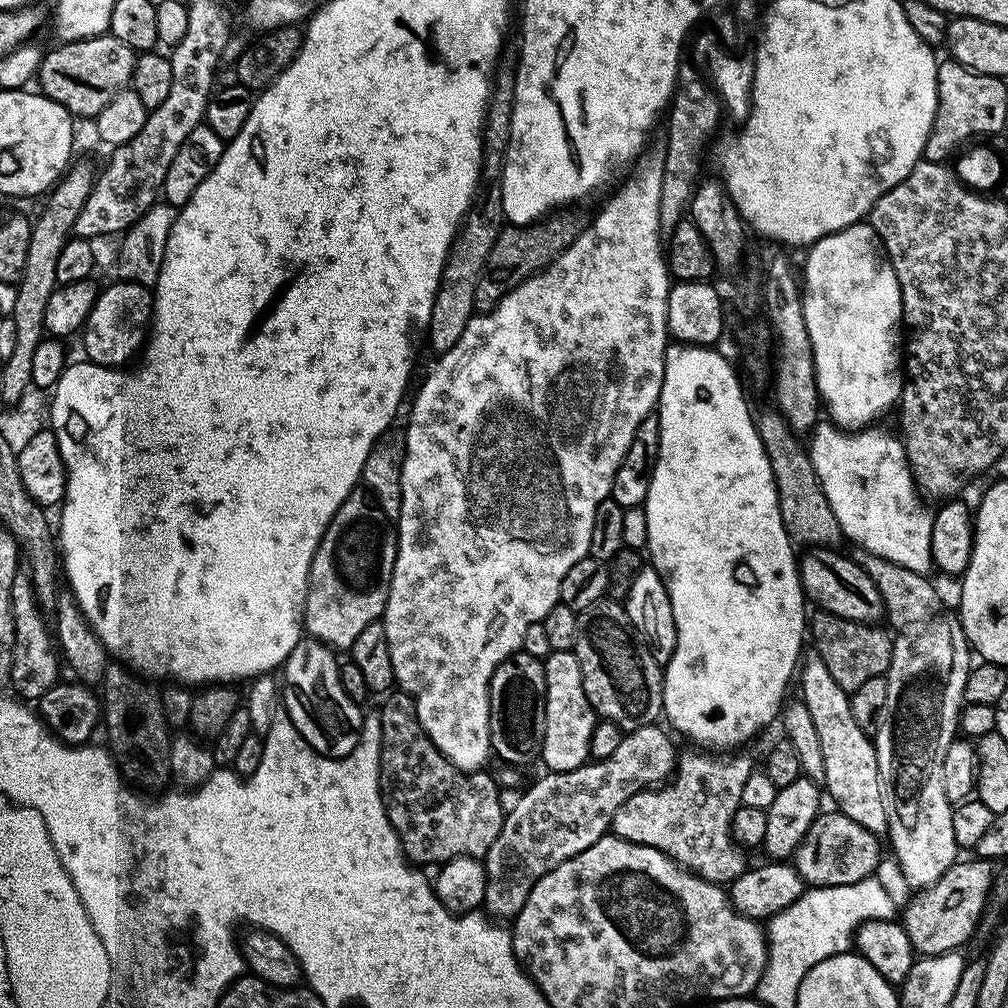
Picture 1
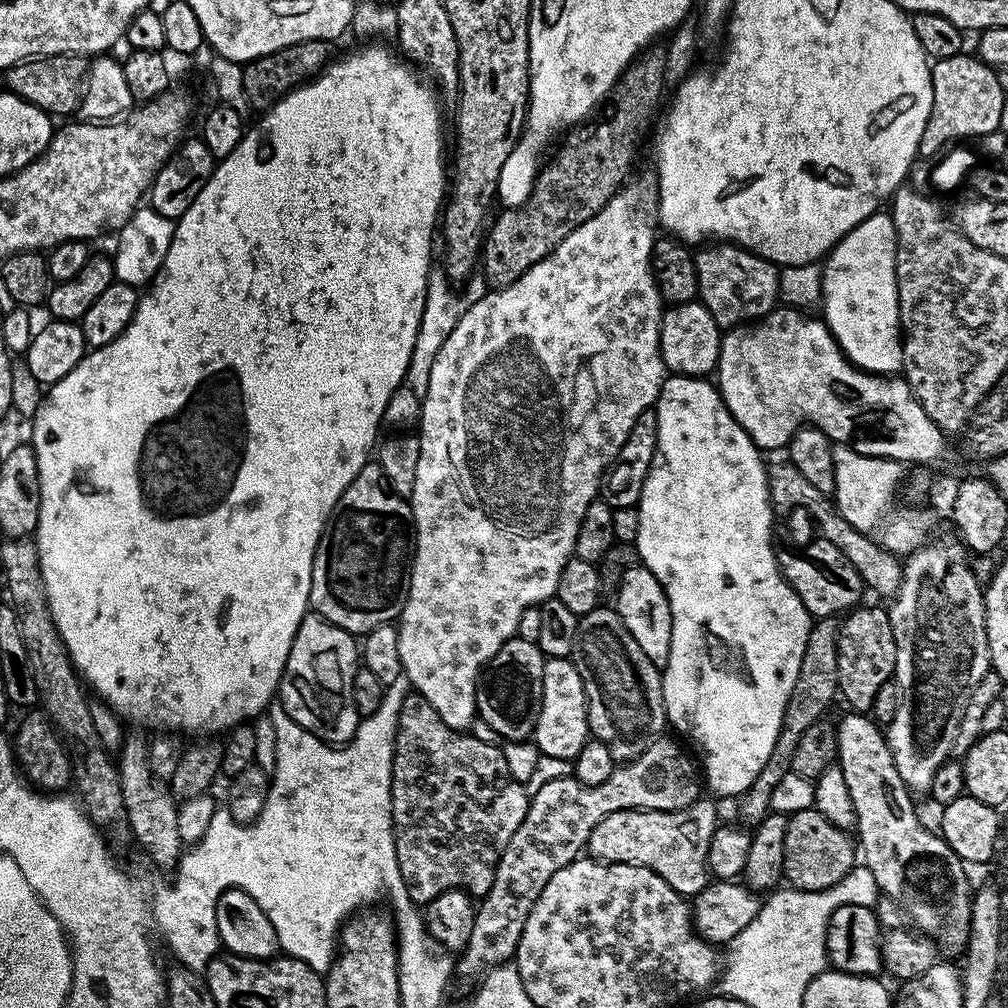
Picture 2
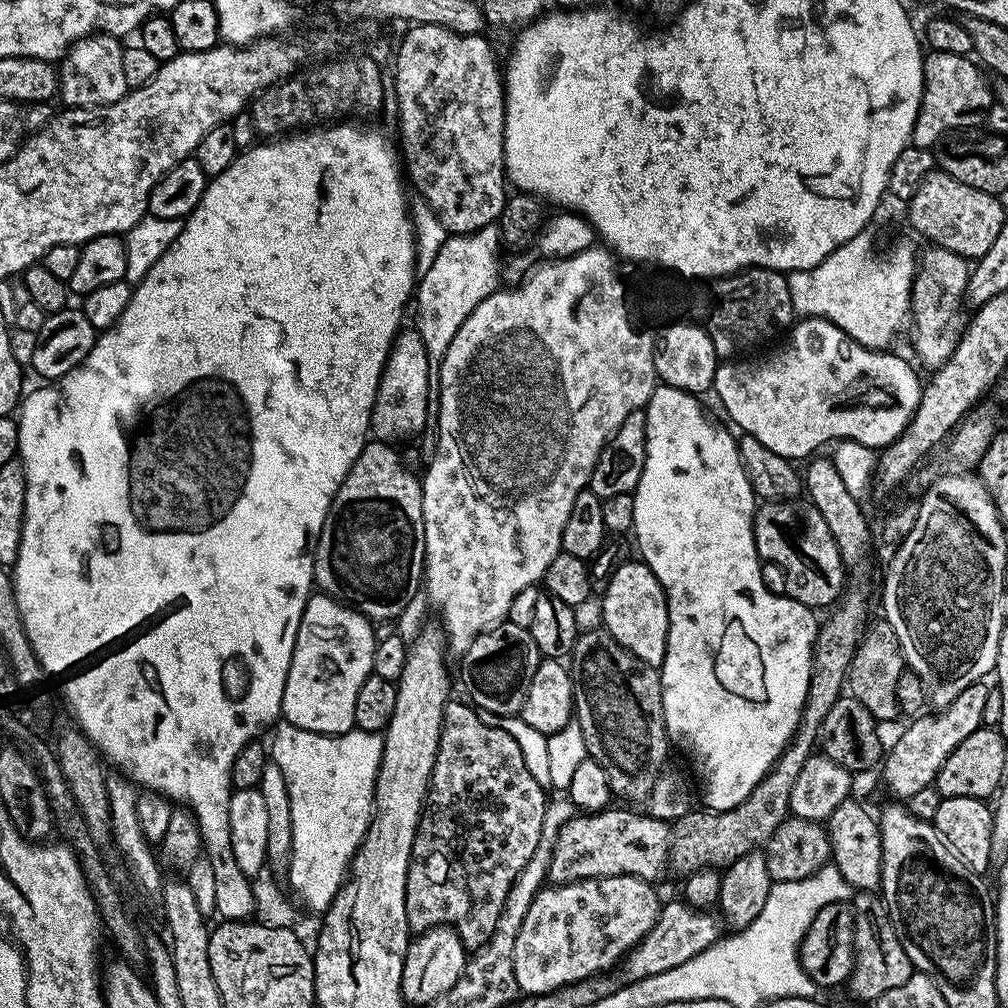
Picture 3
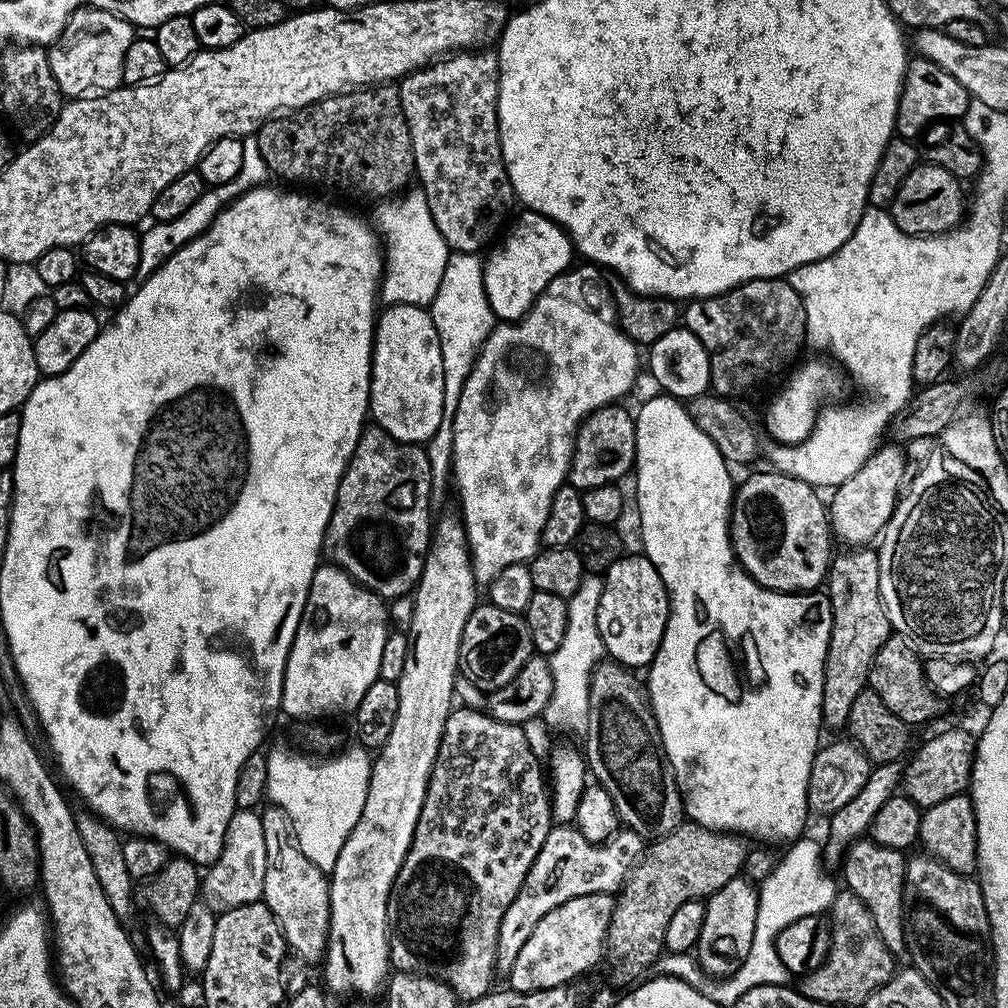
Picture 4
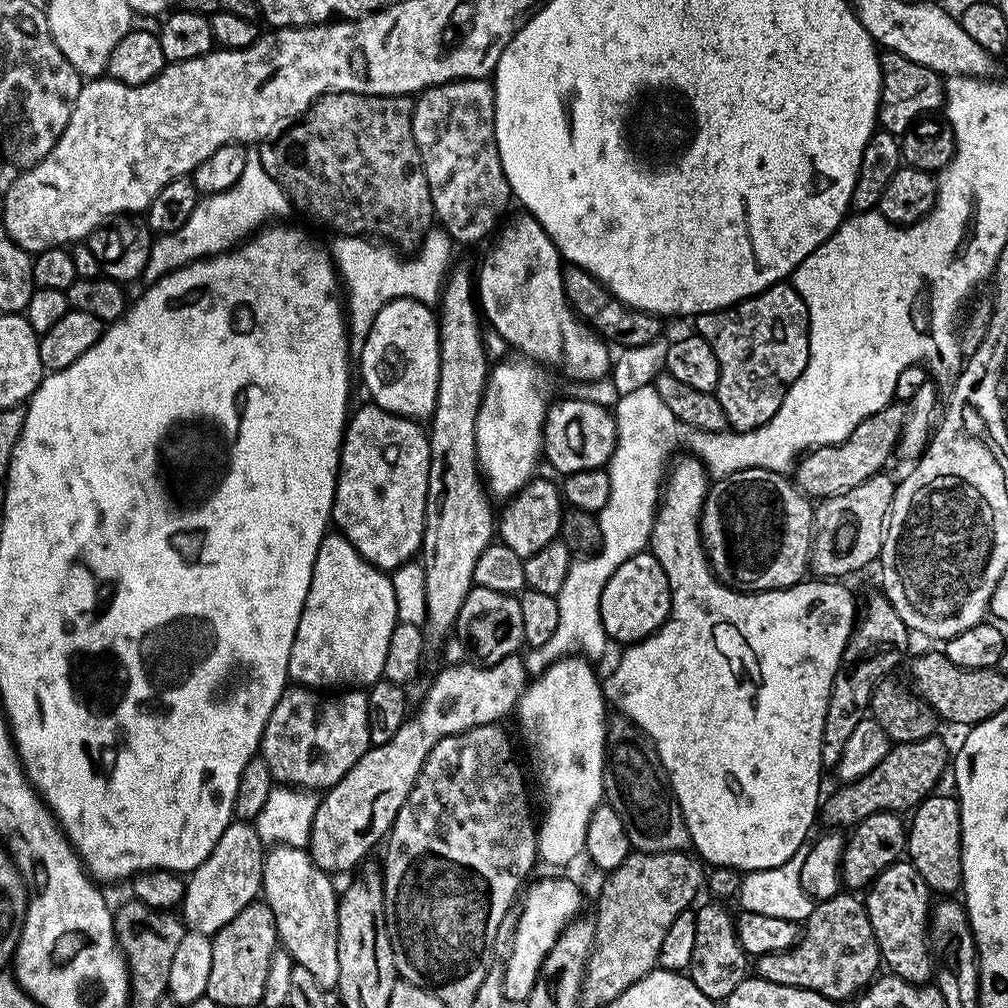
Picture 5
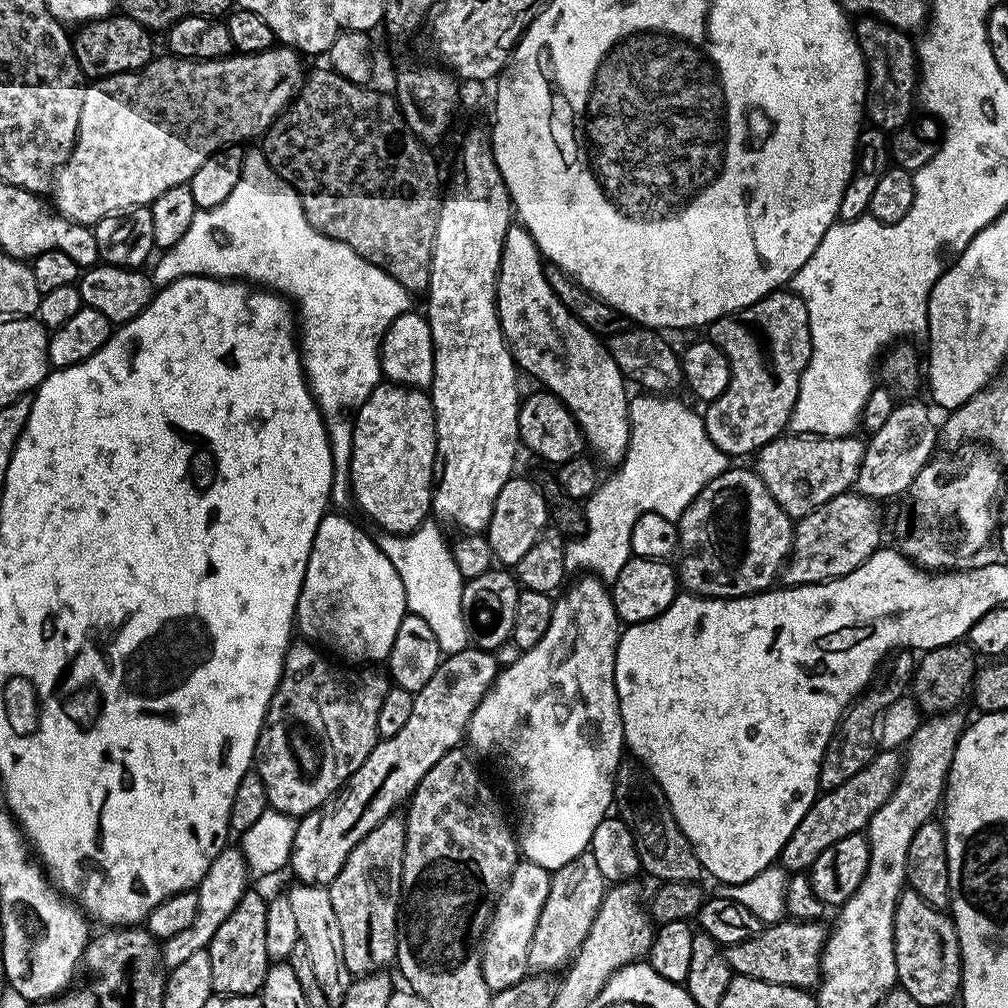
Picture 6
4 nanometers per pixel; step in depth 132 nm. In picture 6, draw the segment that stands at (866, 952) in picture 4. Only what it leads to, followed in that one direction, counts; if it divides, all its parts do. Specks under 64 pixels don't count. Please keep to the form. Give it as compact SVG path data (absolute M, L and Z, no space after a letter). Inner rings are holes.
M785 918L769 923L754 938L730 944L724 948L724 957L737 976L754 978L778 986L812 990L820 982L820 956L828 941L829 929L814 920Z

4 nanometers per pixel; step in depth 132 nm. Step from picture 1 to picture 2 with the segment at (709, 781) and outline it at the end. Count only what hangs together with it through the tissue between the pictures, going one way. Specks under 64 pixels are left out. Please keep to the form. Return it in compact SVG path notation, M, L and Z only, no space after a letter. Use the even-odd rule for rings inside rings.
M698 798L690 806L686 806L682 810L645 810L645 808L623 808L614 814L606 814L602 818L602 822L598 822L598 826L594 826L594 830L590 834L586 845L586 852L593 860L601 861L605 864L633 864L634 866L642 866L646 870L650 870L654 874L658 874L658 878L662 878L662 882L666 882L666 886L670 886L679 896L691 898L696 896L710 882L710 873L706 864L706 854L710 850L710 838L714 834L714 830L718 827L718 819L716 820L716 808L710 801L705 798Z

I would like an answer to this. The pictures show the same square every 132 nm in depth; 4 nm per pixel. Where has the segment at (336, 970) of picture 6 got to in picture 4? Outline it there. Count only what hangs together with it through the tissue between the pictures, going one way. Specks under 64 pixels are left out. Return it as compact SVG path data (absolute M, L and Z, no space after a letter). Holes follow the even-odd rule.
M269 806L260 812L262 835L266 841L266 882L262 902L274 914L284 931L284 943L304 960L323 961L330 930L329 877L302 850L286 810Z

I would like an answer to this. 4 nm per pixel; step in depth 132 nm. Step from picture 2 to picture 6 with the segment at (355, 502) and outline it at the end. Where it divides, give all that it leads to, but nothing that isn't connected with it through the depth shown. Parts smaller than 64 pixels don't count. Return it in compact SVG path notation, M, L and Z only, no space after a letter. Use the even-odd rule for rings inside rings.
M381 382L373 388L363 404L355 409L352 420L352 453L348 463L348 482L350 485L350 496L356 504L377 524L384 534L407 534L419 528L421 524L429 519L432 506L432 490L434 487L434 469L436 467L436 415L432 409L432 398L427 391L419 388L406 388L402 384Z

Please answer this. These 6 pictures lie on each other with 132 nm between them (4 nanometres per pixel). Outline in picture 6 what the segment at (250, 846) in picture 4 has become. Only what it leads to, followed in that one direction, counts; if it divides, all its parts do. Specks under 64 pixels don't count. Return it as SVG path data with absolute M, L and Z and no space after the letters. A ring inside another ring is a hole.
M225 846L218 854L218 858L212 860L210 870L202 878L199 888L195 889L198 894L198 914L194 914L194 922L182 930L182 934L176 934L174 938L163 941L160 949L160 958L165 969L171 970L182 966L190 954L202 952L207 949L208 944L218 934L218 926L230 918L230 910L238 906L244 892L249 891L250 873L248 863L244 860L244 854L236 846Z

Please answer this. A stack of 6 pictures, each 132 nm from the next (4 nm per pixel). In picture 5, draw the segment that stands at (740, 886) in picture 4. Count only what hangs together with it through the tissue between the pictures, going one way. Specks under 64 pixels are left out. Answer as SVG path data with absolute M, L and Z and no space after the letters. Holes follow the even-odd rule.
M701 903L695 909L694 958L690 958L690 966L686 972L694 986L698 986L702 994L706 994L706 998L723 1002L730 994L734 994L737 986L749 975L750 958L740 945L733 913L728 913L723 903L711 903Z

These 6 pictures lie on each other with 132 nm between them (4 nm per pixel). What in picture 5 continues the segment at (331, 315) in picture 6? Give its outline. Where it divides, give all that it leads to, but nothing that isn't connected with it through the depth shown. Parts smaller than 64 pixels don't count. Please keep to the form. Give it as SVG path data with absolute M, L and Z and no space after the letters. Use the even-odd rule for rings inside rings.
M249 151L246 170L242 170L242 178L238 178L238 182L234 182L230 190L213 196L204 196L194 206L194 214L186 218L182 230L166 232L153 239L150 258L146 262L146 270L142 277L143 283L156 284L166 274L186 264L203 260L205 256L216 256L220 252L236 247L276 218L271 216L289 211L289 208L287 194L278 186L278 182L274 182L274 178L270 178L270 174L266 174L259 151ZM433 235L415 249L414 254L409 255L412 256L409 260L403 260L400 257L403 255L393 250L387 243L377 242L372 238L349 236L336 238L336 241L330 244L332 262L336 265L343 291L346 293L346 323L353 341L363 341L378 310L382 310L382 306L386 306L391 300L409 296L412 300L429 306L439 301L444 281L450 271L450 263L448 264L450 240L447 235L439 235L436 237Z

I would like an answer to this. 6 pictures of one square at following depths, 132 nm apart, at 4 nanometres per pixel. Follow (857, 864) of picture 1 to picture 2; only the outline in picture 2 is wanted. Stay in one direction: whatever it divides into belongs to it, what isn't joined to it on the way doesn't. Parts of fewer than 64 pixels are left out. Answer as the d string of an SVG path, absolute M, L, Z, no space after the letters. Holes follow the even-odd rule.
M815 806L788 816L784 839L784 880L801 892L821 892L846 878L858 860L853 837L818 814Z

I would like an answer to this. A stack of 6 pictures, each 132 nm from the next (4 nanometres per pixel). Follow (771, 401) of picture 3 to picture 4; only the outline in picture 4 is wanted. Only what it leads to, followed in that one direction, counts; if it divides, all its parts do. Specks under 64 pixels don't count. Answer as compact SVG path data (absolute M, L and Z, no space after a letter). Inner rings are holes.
M823 359L806 361L785 382L784 389L773 398L772 405L764 416L764 424L776 444L801 444L810 434L810 430L816 424L816 417L820 415L822 409L841 399L839 396L844 392L845 377L841 375L831 359Z

